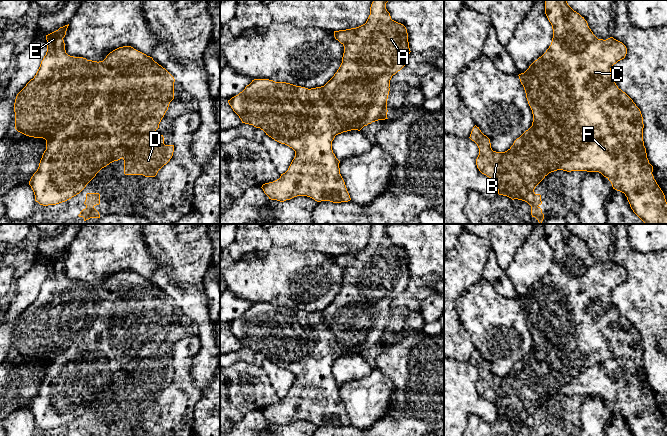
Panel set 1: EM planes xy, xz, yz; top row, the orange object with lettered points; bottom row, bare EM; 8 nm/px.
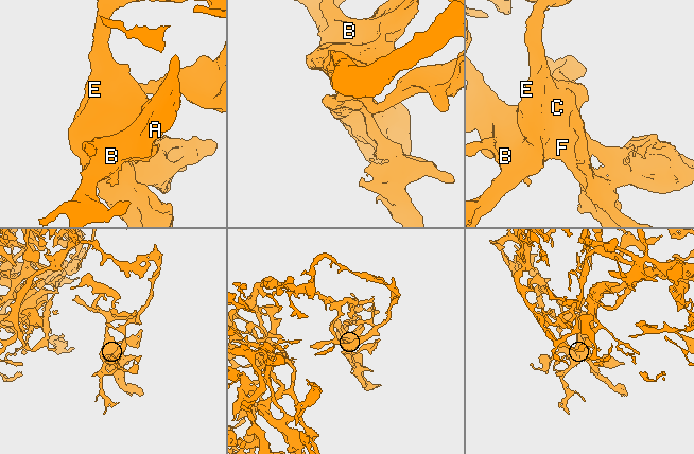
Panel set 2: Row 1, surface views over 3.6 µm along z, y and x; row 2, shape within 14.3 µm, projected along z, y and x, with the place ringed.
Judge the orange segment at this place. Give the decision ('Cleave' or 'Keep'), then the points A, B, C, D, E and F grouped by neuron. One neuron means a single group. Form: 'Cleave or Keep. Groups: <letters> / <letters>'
Cleave. Groups: A B D / C E F

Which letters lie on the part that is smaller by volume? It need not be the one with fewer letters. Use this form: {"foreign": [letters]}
{"foreign": ["C", "E", "F"]}

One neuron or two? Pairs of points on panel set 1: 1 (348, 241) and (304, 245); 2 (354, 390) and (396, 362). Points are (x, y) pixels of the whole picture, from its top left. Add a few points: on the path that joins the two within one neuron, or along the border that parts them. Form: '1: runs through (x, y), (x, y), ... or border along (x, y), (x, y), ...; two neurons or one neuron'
1: runs through (337, 241), (315, 241); one neuron
2: border along (376, 367), (392, 382), (393, 392); two neurons

